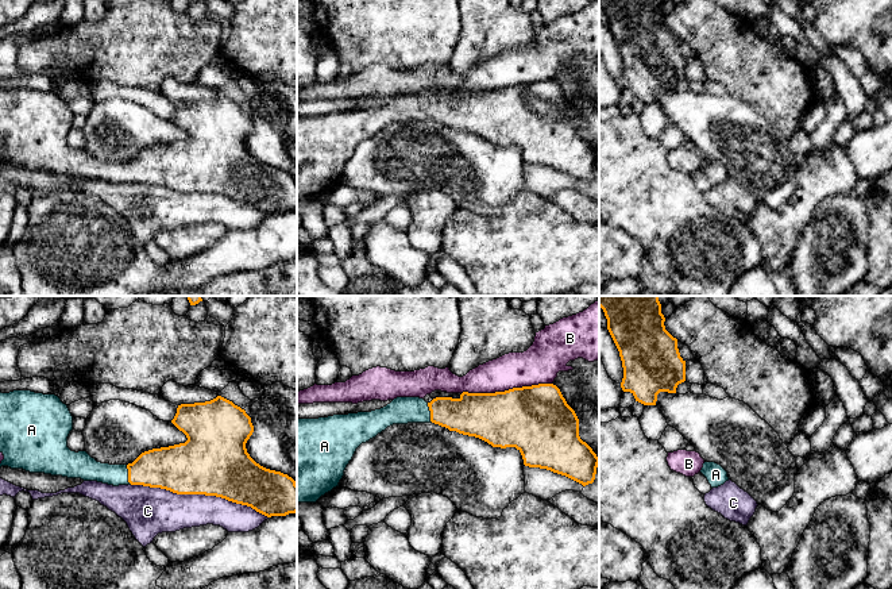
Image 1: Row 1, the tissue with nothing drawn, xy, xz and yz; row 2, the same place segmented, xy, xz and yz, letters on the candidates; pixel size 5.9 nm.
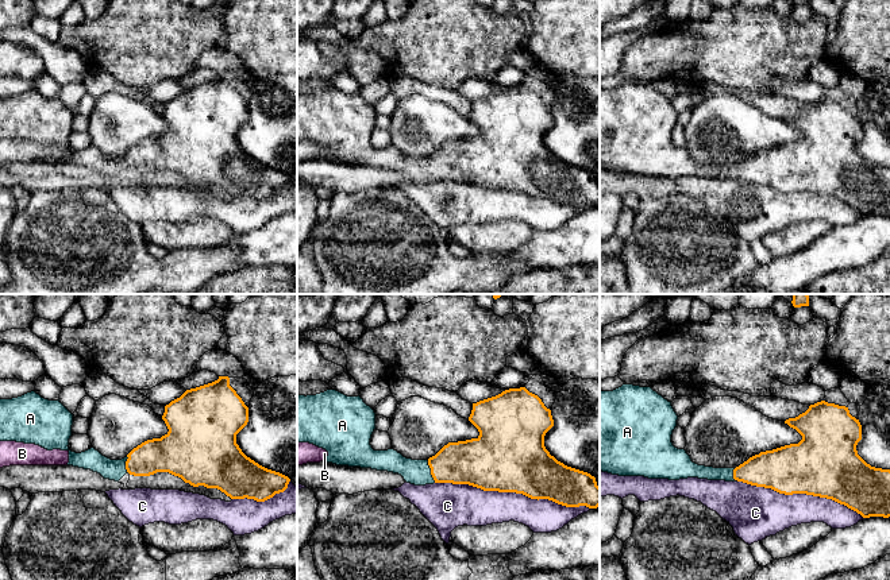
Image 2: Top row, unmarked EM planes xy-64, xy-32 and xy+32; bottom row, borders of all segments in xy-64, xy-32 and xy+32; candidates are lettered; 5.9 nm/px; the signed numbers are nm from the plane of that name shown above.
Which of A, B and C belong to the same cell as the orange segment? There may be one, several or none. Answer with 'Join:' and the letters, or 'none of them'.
Join: A

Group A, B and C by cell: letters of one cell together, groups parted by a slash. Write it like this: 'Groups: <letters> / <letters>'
Groups: A / B / C

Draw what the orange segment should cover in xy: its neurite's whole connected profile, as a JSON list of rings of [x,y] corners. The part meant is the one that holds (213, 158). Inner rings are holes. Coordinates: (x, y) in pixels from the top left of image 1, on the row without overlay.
[[[31,88],[0,89],[0,150],[4,153],[0,165],[113,184],[143,182],[177,192],[216,193],[251,204],[267,215],[297,209],[296,178],[287,172],[260,163],[247,150],[246,140],[254,130],[254,123],[244,107],[217,93],[205,100],[178,103],[171,120],[186,132],[185,140],[144,149],[128,162],[101,161],[86,149],[76,150],[67,145],[73,113],[58,93]]]

